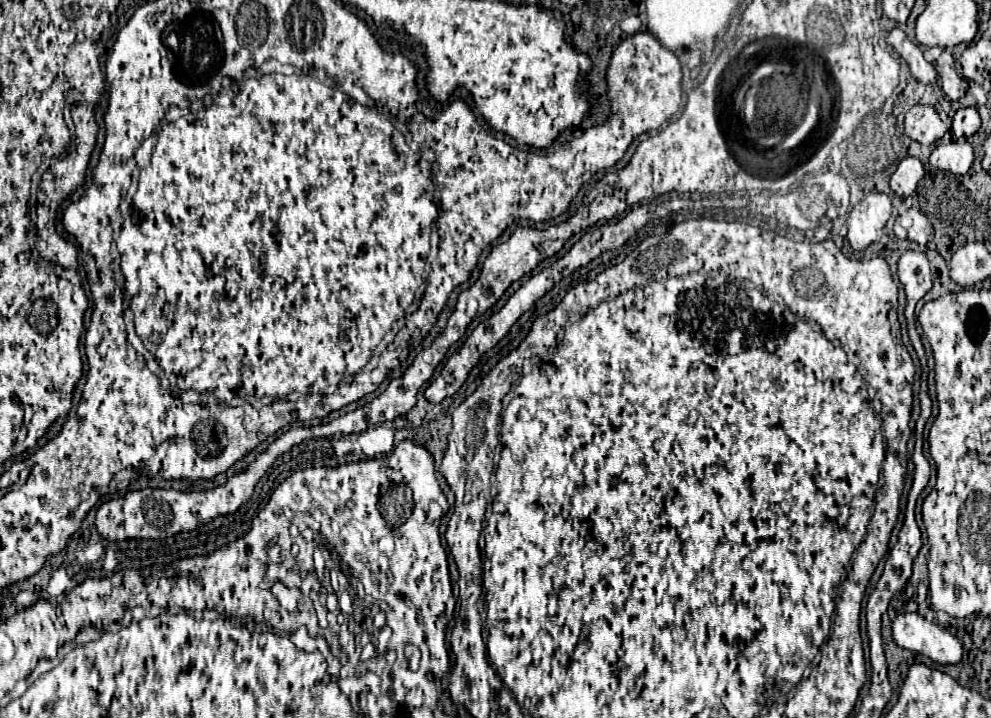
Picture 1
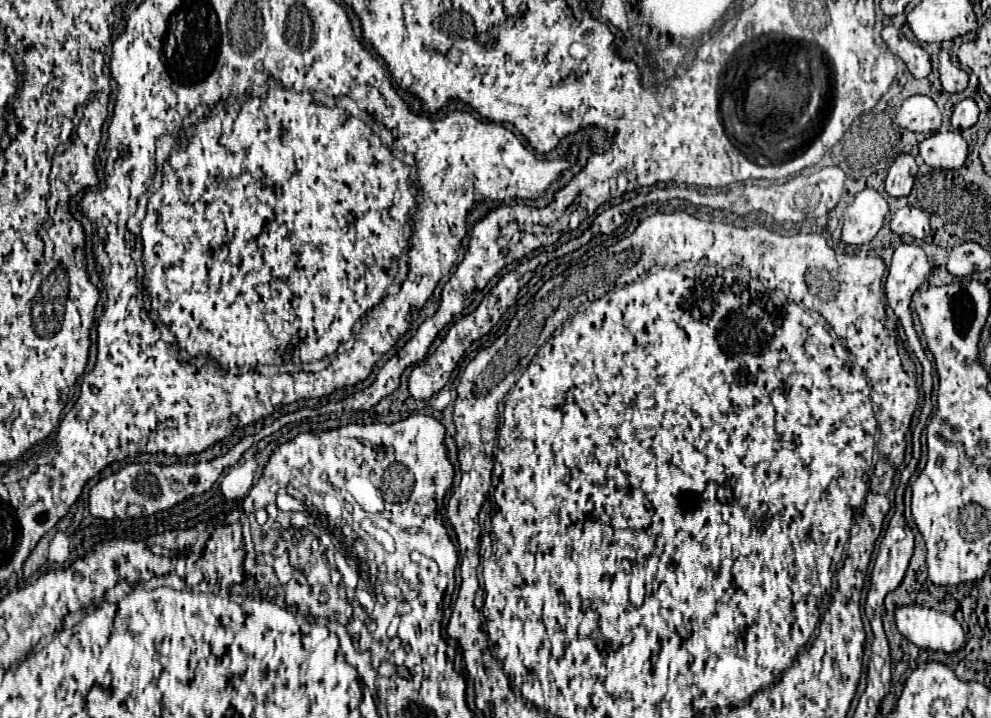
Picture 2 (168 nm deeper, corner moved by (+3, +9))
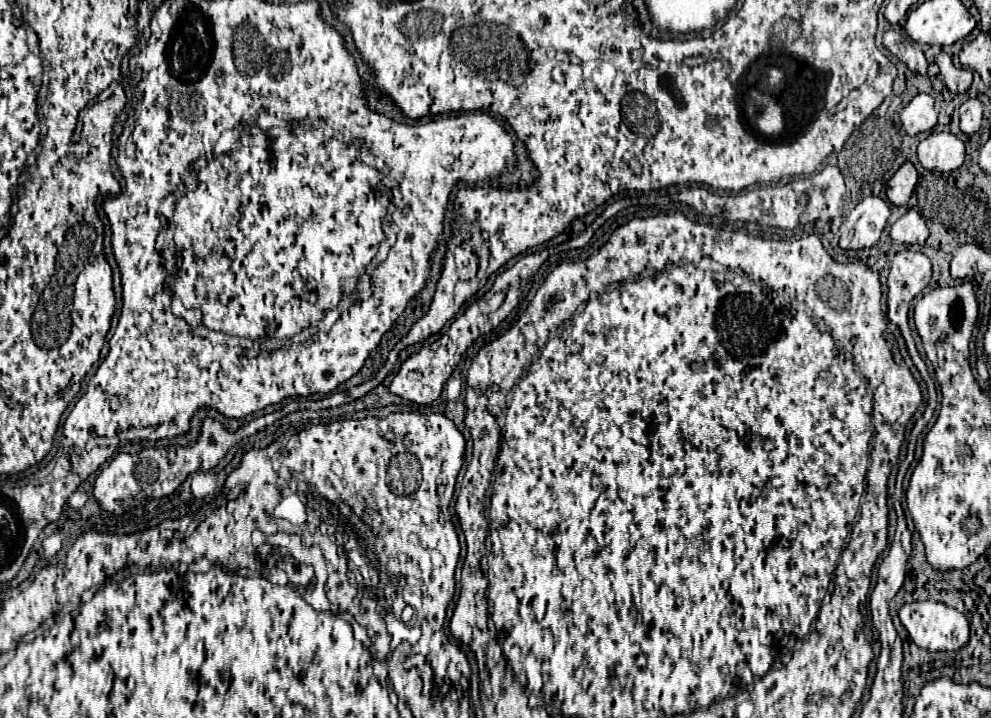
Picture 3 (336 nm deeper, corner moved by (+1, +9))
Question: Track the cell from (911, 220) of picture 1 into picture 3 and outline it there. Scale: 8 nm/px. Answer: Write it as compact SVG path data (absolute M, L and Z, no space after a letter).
M910 209L892 225L890 237L894 243L900 243L900 245L924 245L924 241L928 239L926 221L922 219L920 213Z

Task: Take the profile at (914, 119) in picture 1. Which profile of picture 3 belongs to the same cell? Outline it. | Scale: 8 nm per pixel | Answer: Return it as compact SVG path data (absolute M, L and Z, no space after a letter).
M926 93L916 95L900 113L902 127L908 135L918 135L930 131L938 121L938 111L934 107L934 99Z

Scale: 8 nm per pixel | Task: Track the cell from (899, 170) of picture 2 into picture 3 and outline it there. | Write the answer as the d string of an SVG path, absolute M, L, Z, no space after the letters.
M904 163L896 173L894 177L888 181L886 185L886 197L892 205L900 207L900 205L906 205L914 187L916 187L916 181L918 181L918 173L916 173L916 167L912 163Z

